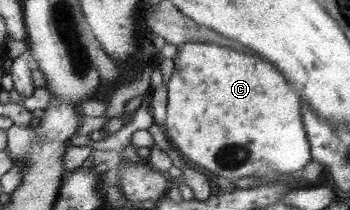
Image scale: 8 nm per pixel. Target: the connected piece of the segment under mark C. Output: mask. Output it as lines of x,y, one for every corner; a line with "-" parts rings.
184,43
177,48
177,53
173,57
176,69
168,82
168,109
163,128
173,148
184,155
189,164
229,181
243,177
272,181
281,174
292,175
302,171
312,160
302,123
301,97
288,86
287,77
276,71
268,61
232,51
228,47
206,43

